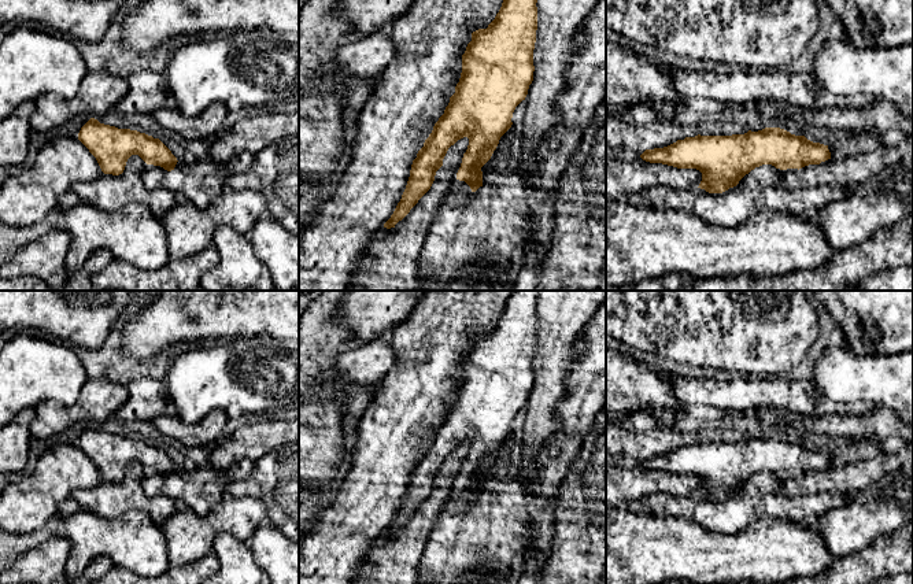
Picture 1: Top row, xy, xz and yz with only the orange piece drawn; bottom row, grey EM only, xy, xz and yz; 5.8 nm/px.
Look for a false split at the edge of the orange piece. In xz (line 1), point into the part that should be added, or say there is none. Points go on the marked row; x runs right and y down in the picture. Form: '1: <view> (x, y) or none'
1: none

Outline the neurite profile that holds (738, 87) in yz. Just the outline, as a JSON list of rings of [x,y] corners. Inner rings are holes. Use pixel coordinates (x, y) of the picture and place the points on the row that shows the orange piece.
[[[658,63],[672,78],[676,90],[687,99],[714,100],[724,107],[780,101],[807,111],[825,108],[857,110],[879,100],[869,96],[838,96],[827,92],[812,73],[791,73],[786,69],[755,71],[731,69],[724,74],[681,70]]]

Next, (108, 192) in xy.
[[[132,155],[119,175],[101,174],[97,180],[75,184],[71,189],[84,203],[97,210],[115,211],[126,204],[140,203],[151,208],[156,218],[177,204],[181,196],[174,185],[149,191],[141,180],[145,162],[138,155]]]

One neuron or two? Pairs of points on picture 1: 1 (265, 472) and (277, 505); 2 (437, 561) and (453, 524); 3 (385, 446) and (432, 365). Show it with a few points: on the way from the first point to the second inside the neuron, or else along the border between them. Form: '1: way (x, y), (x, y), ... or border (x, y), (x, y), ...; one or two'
1: way (273, 480), (277, 484), (277, 496); one
2: way (437, 551), (439, 542), (444, 533); one
3: way (398, 425), (421, 385); one

